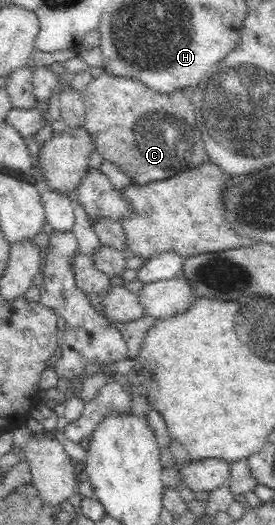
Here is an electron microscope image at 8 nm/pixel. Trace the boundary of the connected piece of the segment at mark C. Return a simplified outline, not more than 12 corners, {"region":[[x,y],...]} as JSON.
{"region":[[102,71],[82,126],[141,185],[207,160],[188,92]]}

